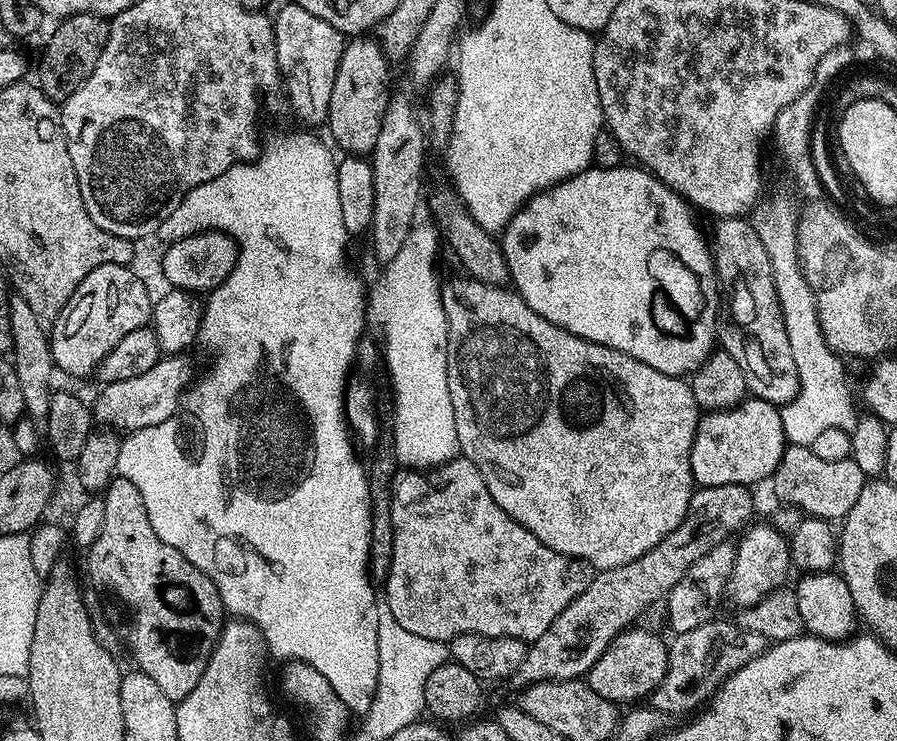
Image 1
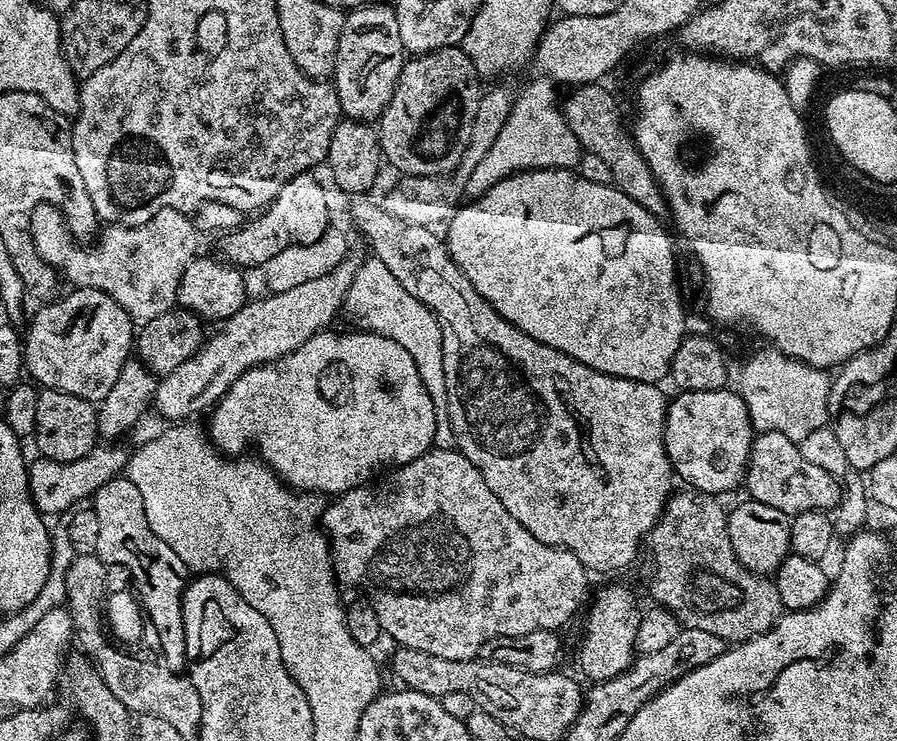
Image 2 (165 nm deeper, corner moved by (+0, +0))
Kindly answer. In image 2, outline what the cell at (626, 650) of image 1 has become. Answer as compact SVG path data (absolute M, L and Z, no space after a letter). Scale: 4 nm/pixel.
M604 584L596 592L596 601L588 612L584 642L580 646L580 668L589 676L589 681L609 680L622 674L638 653L636 635L642 615L636 596L624 584Z

